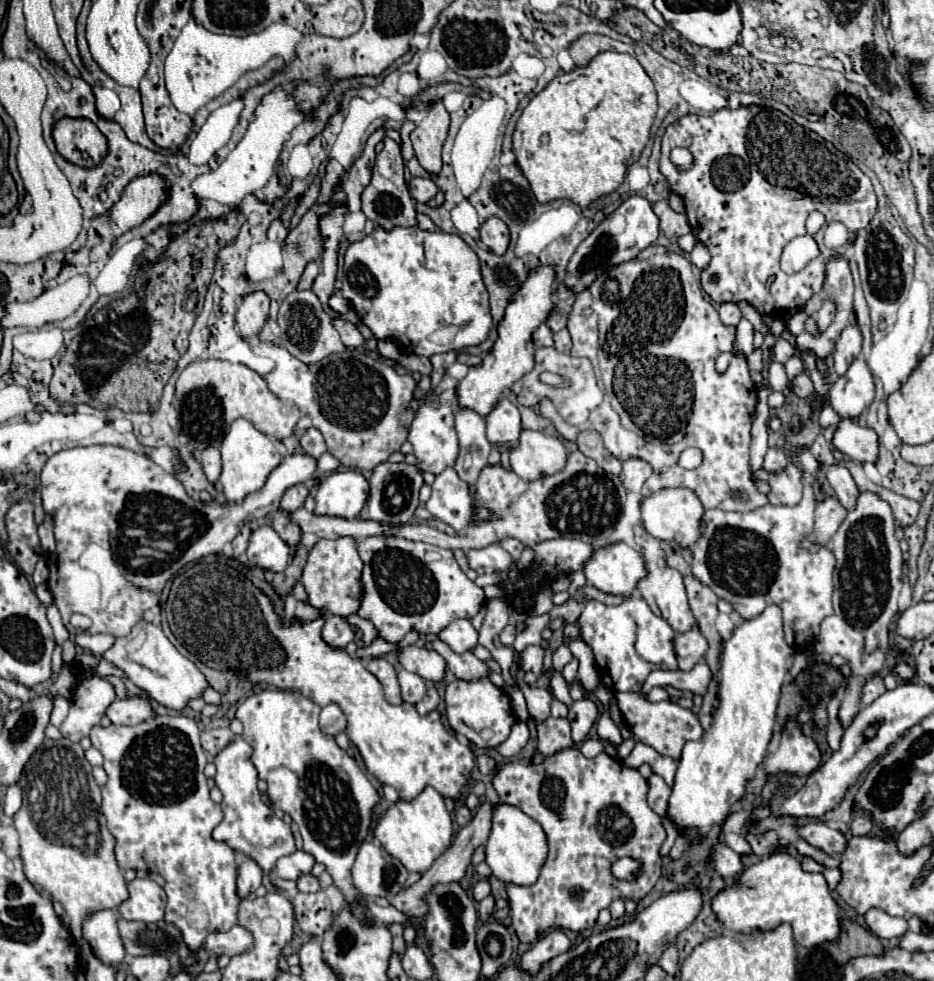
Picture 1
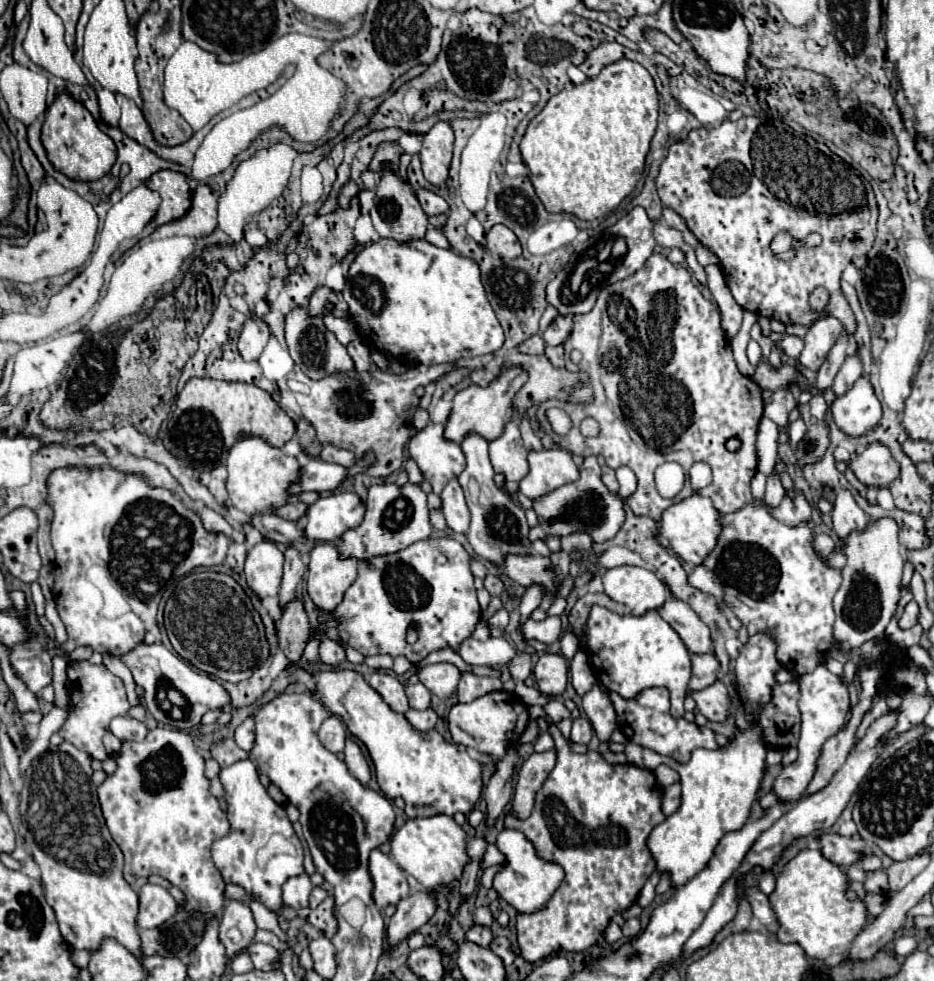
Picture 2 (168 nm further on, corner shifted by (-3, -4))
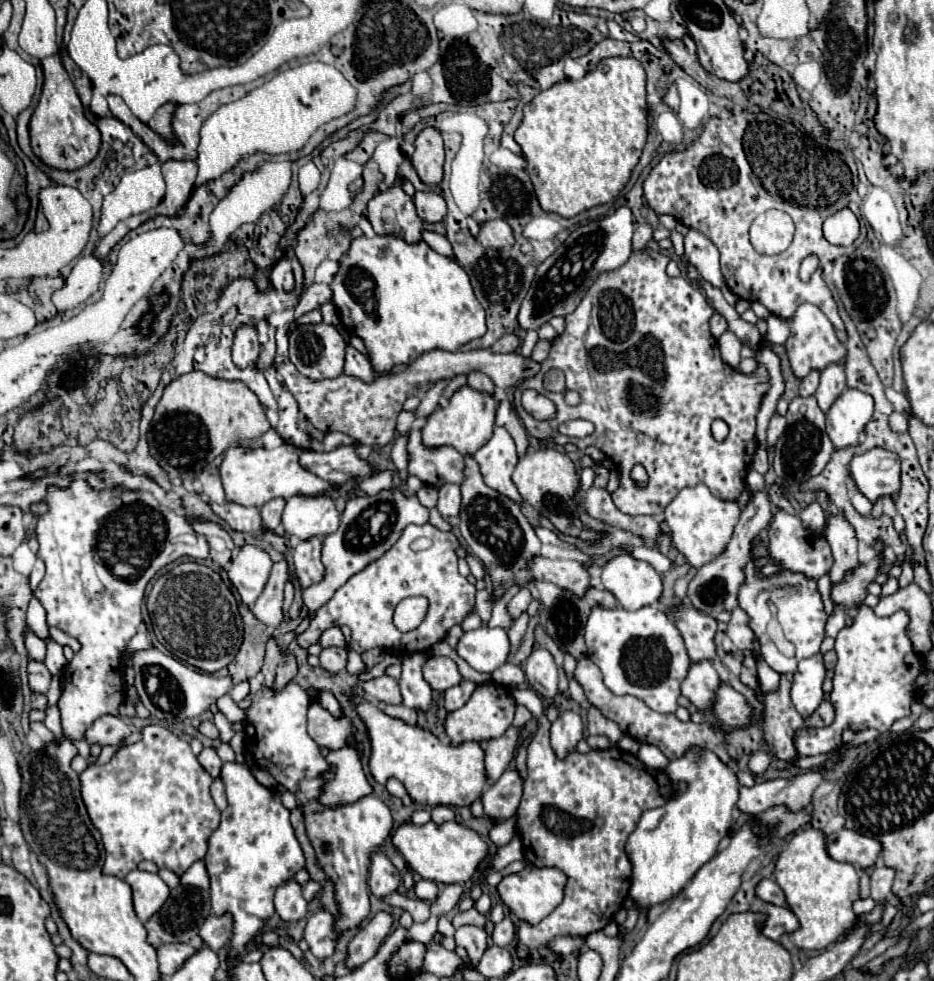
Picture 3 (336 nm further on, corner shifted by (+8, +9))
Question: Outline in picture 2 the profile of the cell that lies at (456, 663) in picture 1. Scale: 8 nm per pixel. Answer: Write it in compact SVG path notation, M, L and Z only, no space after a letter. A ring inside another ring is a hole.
M463 674L461 682L459 682L457 698L459 698L459 702L473 702L475 698L479 698L483 694L501 690L501 686L503 686L501 678L481 678L475 674Z

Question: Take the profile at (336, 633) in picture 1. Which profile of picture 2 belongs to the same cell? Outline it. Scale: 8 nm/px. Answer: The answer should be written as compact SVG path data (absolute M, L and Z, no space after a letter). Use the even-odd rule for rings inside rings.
M323 640L319 646L319 656L321 662L329 666L339 666L341 662L345 662L345 650L335 640Z

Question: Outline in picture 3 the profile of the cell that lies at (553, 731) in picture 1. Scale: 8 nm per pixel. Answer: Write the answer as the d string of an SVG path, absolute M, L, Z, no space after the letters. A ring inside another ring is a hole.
M518 769L504 771L504 775L482 793L484 813L490 819L510 819L520 805L522 787L524 781Z

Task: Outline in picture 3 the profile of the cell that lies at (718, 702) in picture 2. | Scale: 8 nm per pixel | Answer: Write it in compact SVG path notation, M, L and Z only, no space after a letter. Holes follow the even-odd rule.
M726 683L718 685L710 711L720 723L726 723L726 725L736 727L736 729L746 727L750 713L752 713L746 699Z

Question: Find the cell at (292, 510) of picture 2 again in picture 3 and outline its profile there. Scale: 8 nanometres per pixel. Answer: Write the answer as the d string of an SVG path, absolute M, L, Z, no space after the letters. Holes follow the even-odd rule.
M276 497L276 499L270 499L268 503L264 503L264 505L260 507L260 515L264 517L266 529L274 531L274 529L282 523L282 511L284 511L284 505L286 505L286 499Z

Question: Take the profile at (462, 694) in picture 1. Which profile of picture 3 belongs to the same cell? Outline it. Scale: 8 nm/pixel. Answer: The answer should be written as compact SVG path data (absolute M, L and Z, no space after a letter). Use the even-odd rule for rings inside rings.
M488 681L476 687L476 691L472 693L472 697L456 711L446 715L446 735L452 739L454 745L464 743L464 741L490 741L494 737L504 735L504 731L512 725L514 719L514 709L516 709L516 701L512 697L512 693L508 691L508 687Z

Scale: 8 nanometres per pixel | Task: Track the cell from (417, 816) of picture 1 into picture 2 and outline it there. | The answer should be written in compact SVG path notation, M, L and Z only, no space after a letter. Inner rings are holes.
M431 816L407 820L391 838L391 858L411 876L415 876L427 890L449 886L457 882L469 862L467 834L451 816Z

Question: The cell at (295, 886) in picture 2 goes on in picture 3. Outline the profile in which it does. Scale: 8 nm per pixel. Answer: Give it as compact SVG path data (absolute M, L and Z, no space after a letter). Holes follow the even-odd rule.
M288 879L276 889L274 907L284 921L300 921L306 915L306 899L302 897L302 887L294 879Z

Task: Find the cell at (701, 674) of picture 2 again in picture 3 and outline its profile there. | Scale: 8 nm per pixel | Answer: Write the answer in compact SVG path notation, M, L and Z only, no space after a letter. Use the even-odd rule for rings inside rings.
M698 661L690 665L688 675L682 681L682 695L704 713L704 705L712 701L712 689L716 689L716 685L720 685L720 677L712 663Z

